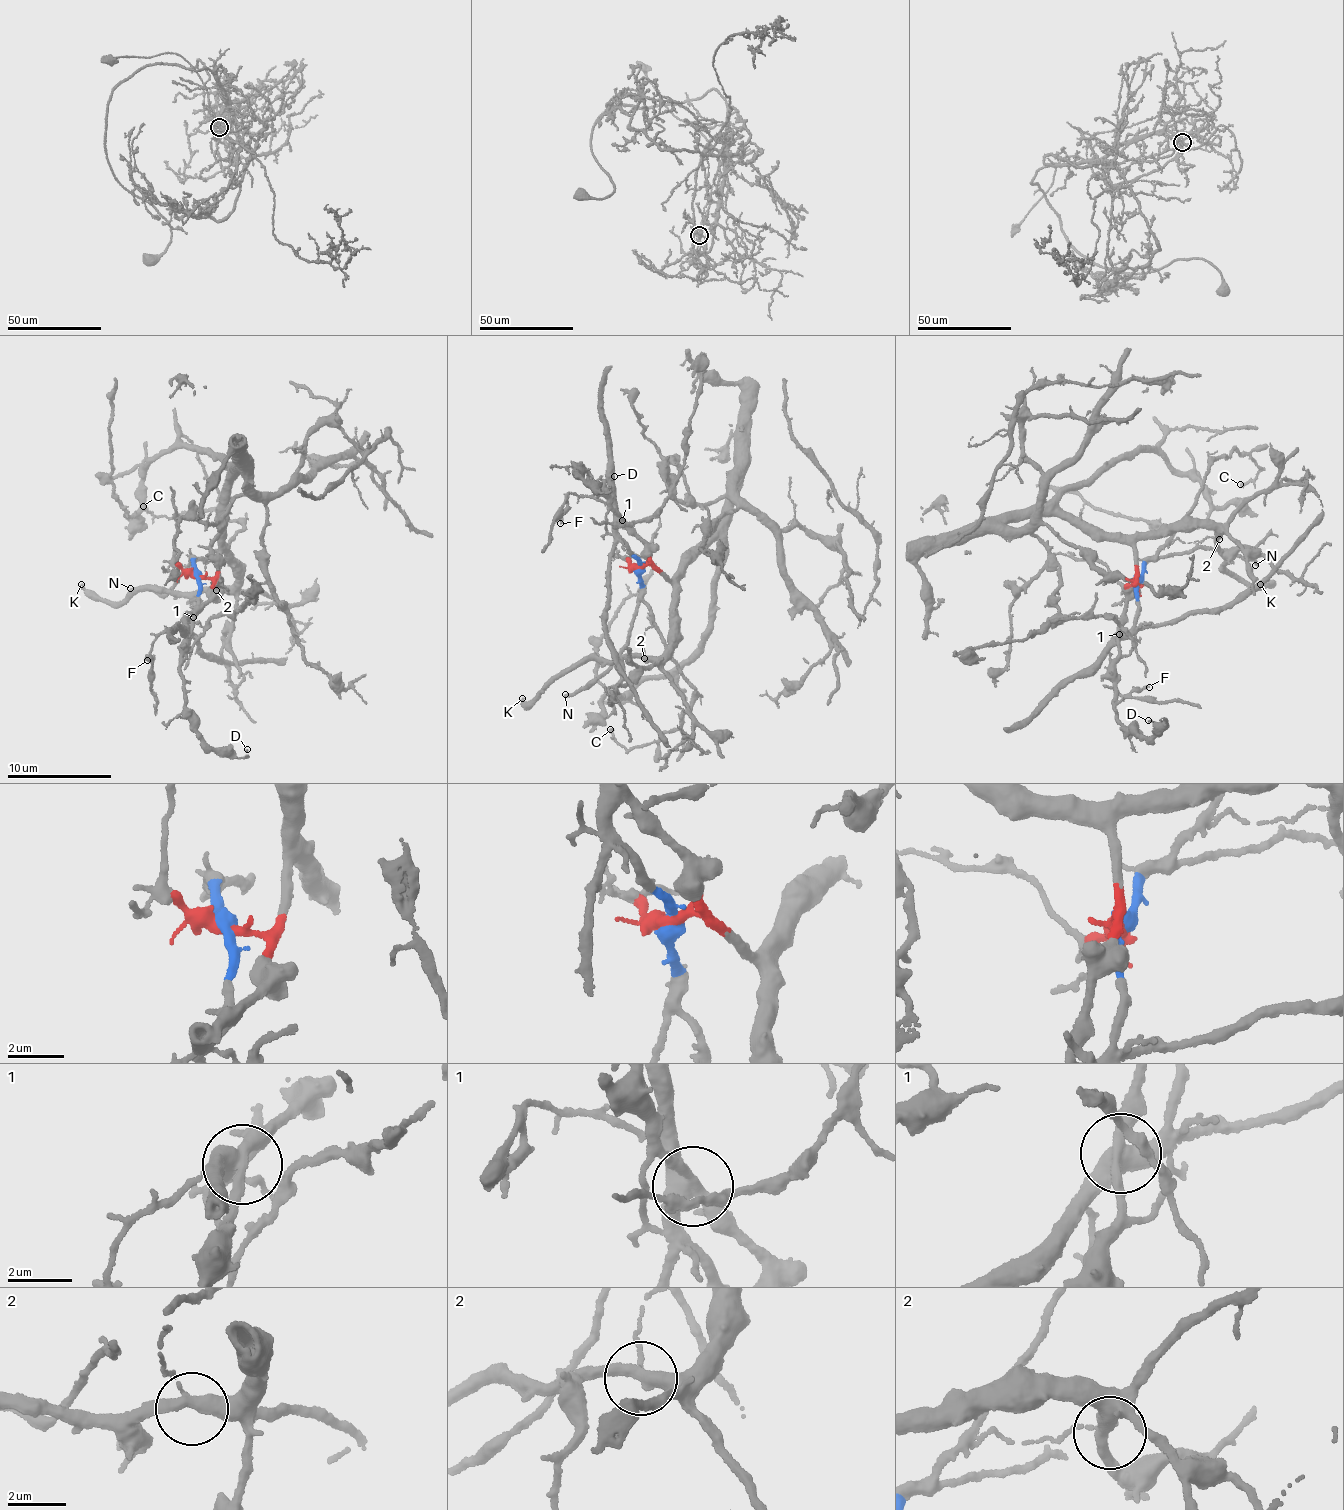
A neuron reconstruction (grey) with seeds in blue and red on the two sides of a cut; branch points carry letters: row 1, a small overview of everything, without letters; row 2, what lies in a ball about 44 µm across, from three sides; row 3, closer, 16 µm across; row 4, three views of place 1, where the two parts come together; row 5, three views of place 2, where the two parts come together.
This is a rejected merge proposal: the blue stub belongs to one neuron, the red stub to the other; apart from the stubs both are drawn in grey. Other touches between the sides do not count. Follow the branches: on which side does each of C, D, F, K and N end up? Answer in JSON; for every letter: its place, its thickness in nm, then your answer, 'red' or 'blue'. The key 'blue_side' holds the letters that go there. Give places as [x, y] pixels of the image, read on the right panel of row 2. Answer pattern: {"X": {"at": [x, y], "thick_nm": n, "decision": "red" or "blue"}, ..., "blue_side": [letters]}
{"C": {"at": [1240, 484], "thick_nm": 220, "decision": "blue"}, "D": {"at": [1148, 720], "thick_nm": 80, "decision": "red"}, "F": {"at": [1149, 687], "thick_nm": 160, "decision": "blue"}, "K": {"at": [1260, 584], "thick_nm": 190, "decision": "red"}, "N": {"at": [1255, 565], "thick_nm": 240, "decision": "blue"}, "blue_side": ["C", "F", "N"]}

